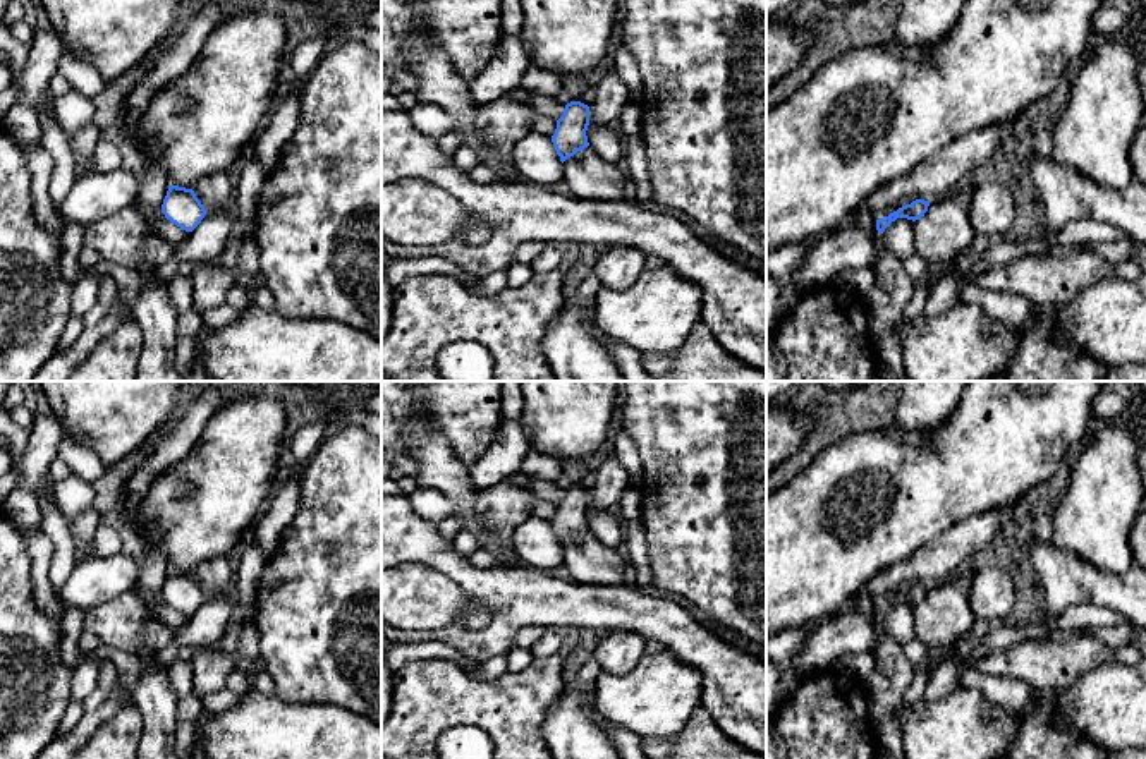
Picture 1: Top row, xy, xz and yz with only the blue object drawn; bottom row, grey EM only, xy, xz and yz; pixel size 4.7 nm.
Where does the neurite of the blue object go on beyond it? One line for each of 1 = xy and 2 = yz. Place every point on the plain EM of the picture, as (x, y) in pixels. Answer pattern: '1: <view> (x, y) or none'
1: none
2: yz (849, 632)

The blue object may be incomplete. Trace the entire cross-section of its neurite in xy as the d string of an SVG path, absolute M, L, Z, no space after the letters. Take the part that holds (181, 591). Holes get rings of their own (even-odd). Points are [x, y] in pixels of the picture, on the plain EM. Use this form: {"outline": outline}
{"outline": "M170 570L162 589L167 604L186 616L192 616L206 599L192 574Z"}

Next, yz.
{"outline": "M916 584L885 603L876 604L873 616L863 611L840 611L835 616L809 627L808 639L799 654L790 659L766 661L766 721L775 718L778 707L777 685L787 670L801 677L814 671L833 670L844 654L875 651L878 622L897 603L919 604L928 596L930 586Z"}

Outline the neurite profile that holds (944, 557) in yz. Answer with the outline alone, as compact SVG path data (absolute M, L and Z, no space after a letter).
M1014 503L957 522L919 546L905 562L875 574L864 591L880 604L916 584L931 587L945 582L974 563L974 555L1000 537L1002 525L1012 520L1012 508Z

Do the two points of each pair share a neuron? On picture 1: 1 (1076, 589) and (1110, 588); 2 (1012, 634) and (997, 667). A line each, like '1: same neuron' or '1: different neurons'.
1: same neuron
2: different neurons

